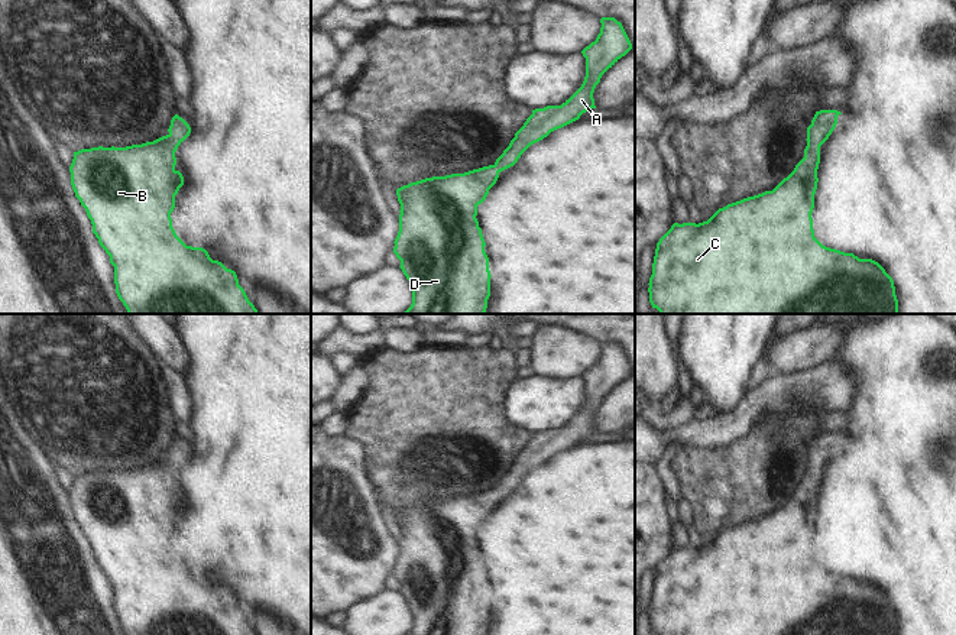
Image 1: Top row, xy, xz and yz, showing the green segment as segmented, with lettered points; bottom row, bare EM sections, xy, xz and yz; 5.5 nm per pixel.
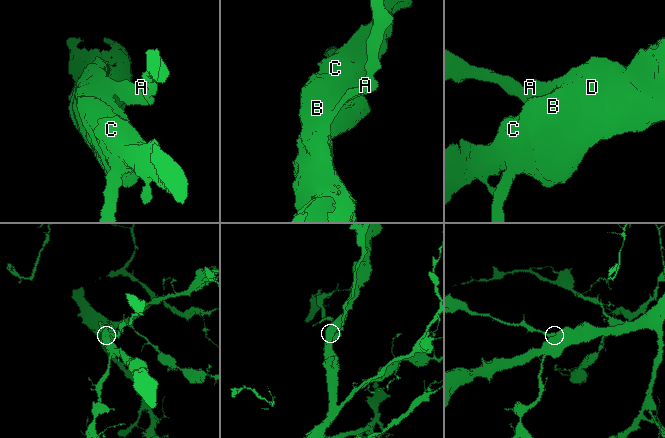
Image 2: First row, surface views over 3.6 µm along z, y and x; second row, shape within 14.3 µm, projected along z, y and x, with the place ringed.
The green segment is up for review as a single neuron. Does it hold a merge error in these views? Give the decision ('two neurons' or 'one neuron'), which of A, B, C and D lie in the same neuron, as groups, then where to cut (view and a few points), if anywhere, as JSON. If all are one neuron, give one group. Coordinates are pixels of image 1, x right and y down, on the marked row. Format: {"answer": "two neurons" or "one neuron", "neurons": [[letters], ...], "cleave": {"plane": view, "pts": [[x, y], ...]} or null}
{"answer": "one neuron", "neurons": [["A", "B", "C", "D"]], "cleave": null}

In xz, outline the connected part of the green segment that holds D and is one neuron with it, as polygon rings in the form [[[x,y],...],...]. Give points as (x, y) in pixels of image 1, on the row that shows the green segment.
[[[602,17],[596,41],[581,54],[586,58],[586,77],[581,87],[561,106],[547,106],[532,110],[524,126],[515,133],[509,146],[493,165],[464,174],[425,178],[396,189],[401,204],[399,231],[393,253],[401,260],[401,269],[412,289],[412,304],[402,314],[485,314],[490,297],[489,257],[479,227],[477,205],[496,184],[499,174],[513,166],[521,155],[534,143],[561,129],[592,108],[596,108],[593,93],[602,75],[631,49],[632,43],[615,17]]]

